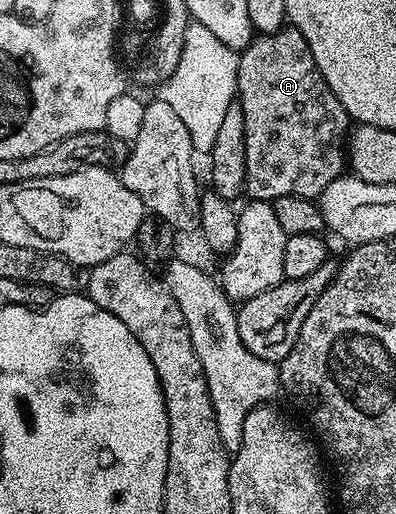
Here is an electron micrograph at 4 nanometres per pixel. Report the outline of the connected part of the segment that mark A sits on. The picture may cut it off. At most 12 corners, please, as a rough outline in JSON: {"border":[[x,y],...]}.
{"border":[[298,30],[237,59],[244,193],[316,199],[351,119]]}

